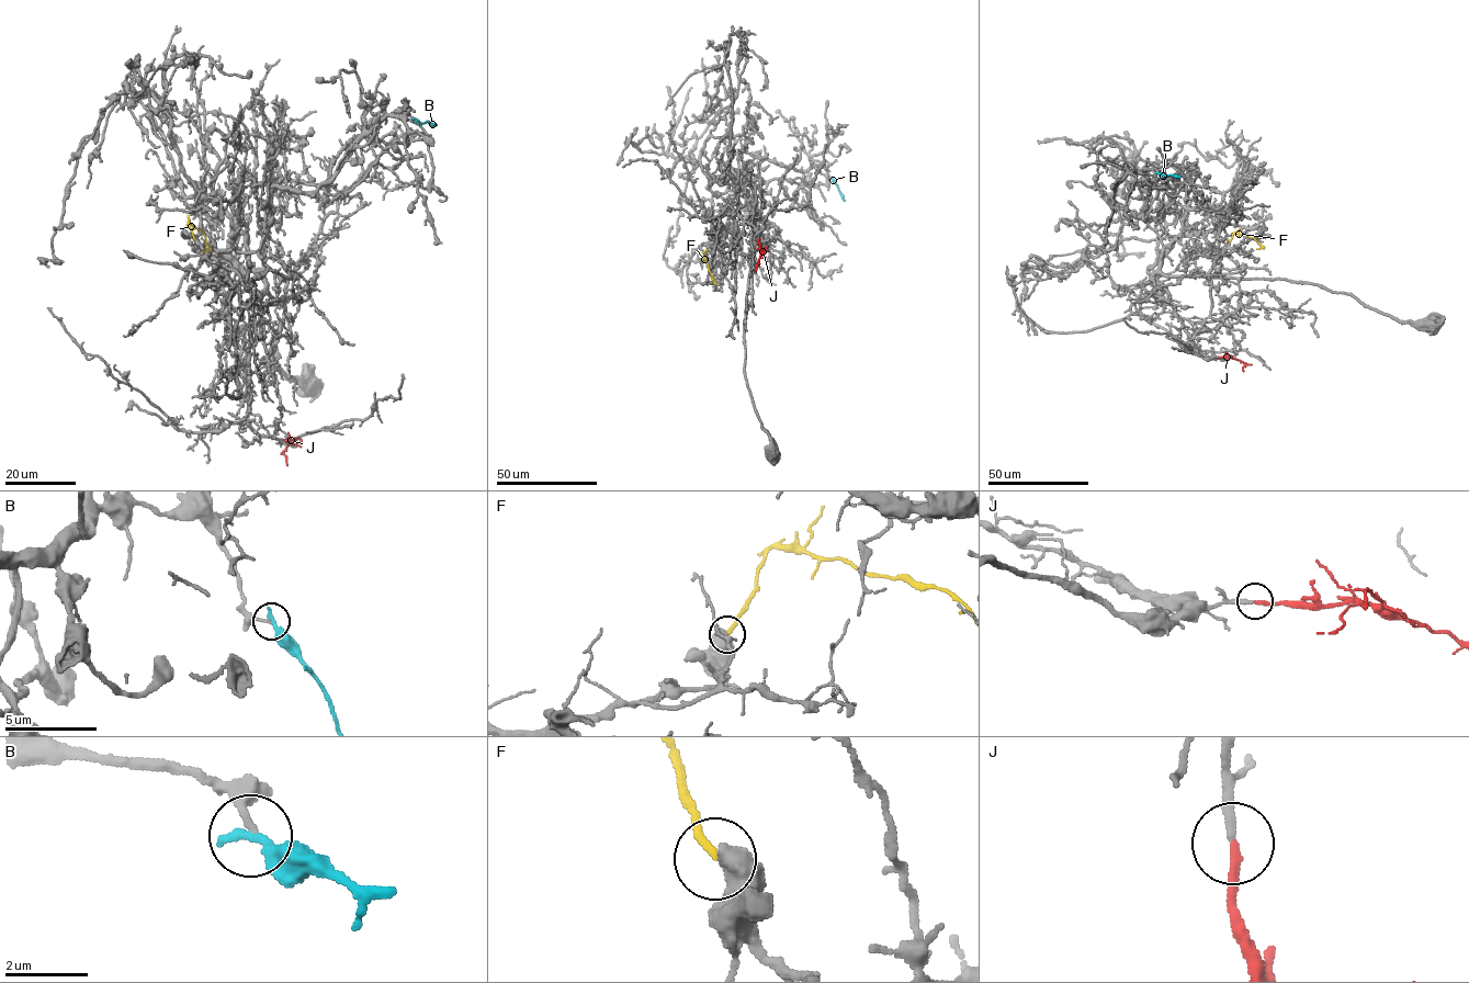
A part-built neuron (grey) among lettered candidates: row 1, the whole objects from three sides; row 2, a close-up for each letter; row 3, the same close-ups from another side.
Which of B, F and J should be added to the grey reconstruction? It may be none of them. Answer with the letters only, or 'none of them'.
F, J

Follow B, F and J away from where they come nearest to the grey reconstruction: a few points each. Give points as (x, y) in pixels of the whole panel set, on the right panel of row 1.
B: (1157, 172), (1181, 177)
F: (1229, 241), (1233, 233), (1242, 234), (1255, 239), (1261, 246), (1256, 249)
J: (1219, 357), (1240, 360), (1244, 363), (1243, 371)

